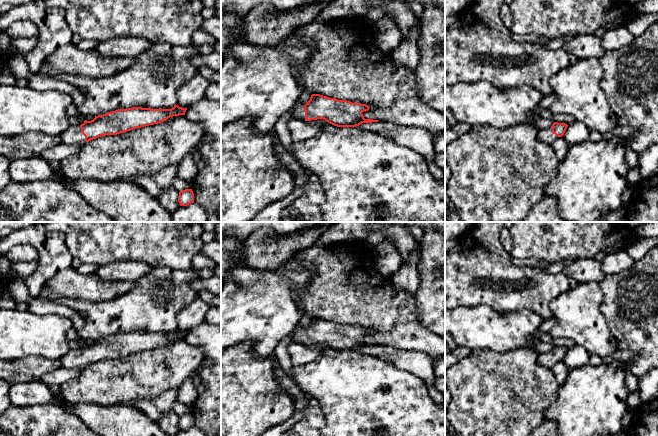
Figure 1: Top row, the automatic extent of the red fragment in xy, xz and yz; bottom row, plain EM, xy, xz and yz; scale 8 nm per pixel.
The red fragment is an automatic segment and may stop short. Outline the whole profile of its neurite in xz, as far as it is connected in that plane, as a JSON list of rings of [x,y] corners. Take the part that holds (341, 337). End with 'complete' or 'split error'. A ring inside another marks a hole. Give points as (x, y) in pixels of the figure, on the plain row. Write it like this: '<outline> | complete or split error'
[[[312,318],[306,328],[297,325],[290,333],[292,342],[305,345],[324,343],[337,351],[356,351],[362,347],[378,346],[364,342],[362,337],[368,334],[366,328],[337,324],[320,318]]] | split error

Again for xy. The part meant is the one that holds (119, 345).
[[[176,328],[171,333],[151,333],[142,331],[118,333],[103,339],[95,340],[91,345],[85,344],[81,349],[70,349],[59,361],[61,368],[73,369],[85,367],[101,360],[117,359],[136,352],[161,347],[170,341],[185,339],[186,334],[187,332],[179,331]]] | split error

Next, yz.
[[[554,346],[551,351],[547,353],[539,353],[537,362],[543,367],[552,369],[552,367],[559,361],[562,361],[568,349],[565,347]]] | split error

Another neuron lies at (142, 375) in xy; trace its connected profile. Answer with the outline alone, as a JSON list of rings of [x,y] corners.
[[[185,339],[173,340],[161,347],[86,366],[78,377],[60,385],[55,391],[62,403],[68,406],[83,403],[133,405],[140,399],[151,399],[166,390],[178,389],[204,359],[202,347],[190,345]]]

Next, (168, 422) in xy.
[[[170,410],[165,413],[156,423],[166,434],[169,436],[175,436],[180,430],[178,420],[179,416],[173,410]]]

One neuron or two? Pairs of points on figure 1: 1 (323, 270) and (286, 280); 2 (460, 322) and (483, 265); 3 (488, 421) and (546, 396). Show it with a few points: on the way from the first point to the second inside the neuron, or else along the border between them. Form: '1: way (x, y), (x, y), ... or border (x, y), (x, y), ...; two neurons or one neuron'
1: border (311, 269), (312, 276), (309, 283), (299, 293); two neurons
2: border (490, 307), (478, 304), (455, 309); two neurons
3: way (502, 407), (513, 396), (532, 396); one neuron

